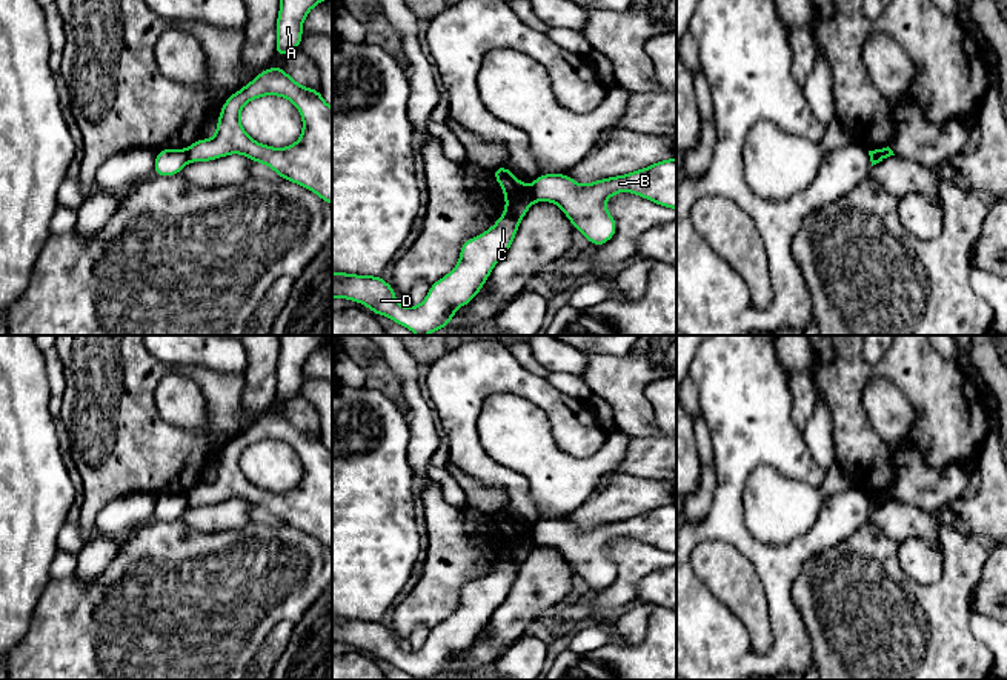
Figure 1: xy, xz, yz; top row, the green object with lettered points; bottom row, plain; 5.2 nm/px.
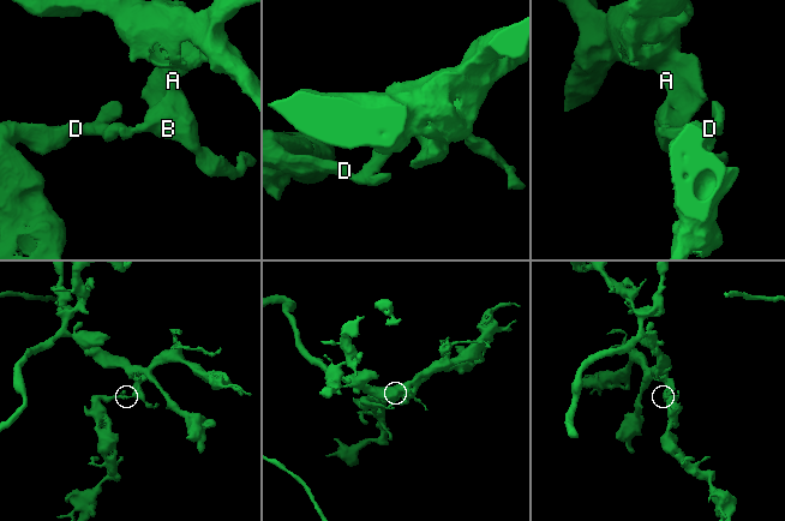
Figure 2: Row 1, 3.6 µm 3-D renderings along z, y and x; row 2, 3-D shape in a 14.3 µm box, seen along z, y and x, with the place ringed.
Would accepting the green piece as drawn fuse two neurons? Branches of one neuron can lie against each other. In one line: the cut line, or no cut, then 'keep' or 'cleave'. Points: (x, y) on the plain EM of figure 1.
cut in xy along (186, 494), (189, 505); cleave

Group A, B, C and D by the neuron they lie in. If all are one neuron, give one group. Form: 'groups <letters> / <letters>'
groups A B / C D

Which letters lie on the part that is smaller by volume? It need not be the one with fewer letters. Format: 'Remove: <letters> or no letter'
Remove: C, D

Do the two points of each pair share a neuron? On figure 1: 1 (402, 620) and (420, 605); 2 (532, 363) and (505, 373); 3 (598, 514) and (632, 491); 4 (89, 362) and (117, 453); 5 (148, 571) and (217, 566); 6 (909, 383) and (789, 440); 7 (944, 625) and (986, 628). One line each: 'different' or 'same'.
1: same
2: different
3: same
4: same
5: same
6: different
7: different

